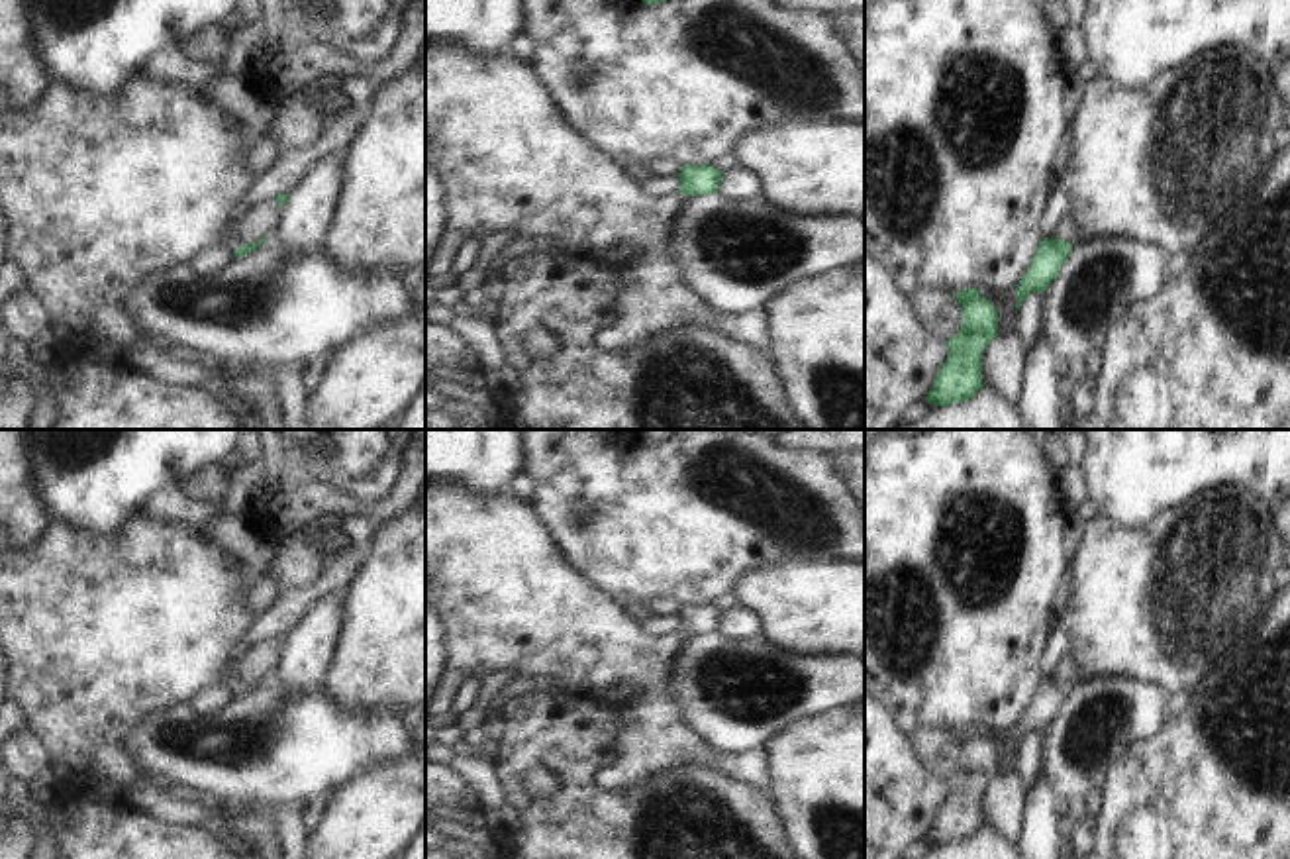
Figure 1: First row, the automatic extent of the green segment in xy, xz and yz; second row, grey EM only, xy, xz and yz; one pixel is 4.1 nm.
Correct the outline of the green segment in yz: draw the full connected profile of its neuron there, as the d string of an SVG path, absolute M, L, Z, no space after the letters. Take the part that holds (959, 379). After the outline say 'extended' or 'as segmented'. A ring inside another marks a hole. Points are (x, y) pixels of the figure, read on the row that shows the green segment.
M976 288L957 290L955 298L961 306L961 328L947 341L949 355L925 396L933 408L965 402L984 386L982 353L998 337L994 302Z; as segmented

